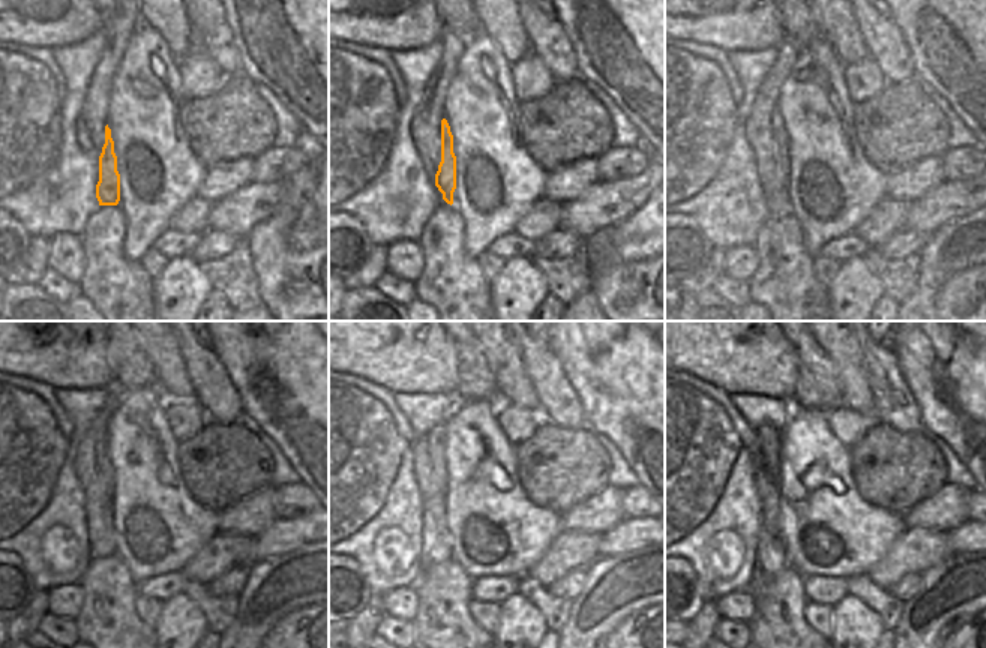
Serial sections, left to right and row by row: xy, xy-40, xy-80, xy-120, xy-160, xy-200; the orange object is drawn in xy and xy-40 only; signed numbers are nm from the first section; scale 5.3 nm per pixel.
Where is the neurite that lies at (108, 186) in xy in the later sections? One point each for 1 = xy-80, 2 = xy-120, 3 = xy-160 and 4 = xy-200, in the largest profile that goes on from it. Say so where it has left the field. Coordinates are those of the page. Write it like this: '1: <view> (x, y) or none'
1: xy-80 (781, 137)
2: xy-120 (105, 468)
3: xy-160 (435, 438)
4: xy-200 (769, 435)

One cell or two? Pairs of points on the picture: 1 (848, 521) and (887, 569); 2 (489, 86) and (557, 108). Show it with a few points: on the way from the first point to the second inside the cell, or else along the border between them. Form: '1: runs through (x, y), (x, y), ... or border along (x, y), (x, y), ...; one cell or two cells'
1: border along (902, 531), (898, 540), (866, 573); two cells
2: border along (518, 104), (517, 125), (523, 138); two cells

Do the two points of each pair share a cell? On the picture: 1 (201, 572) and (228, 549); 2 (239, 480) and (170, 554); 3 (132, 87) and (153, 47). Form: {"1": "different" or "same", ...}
{"1": "same", "2": "different", "3": "same"}

